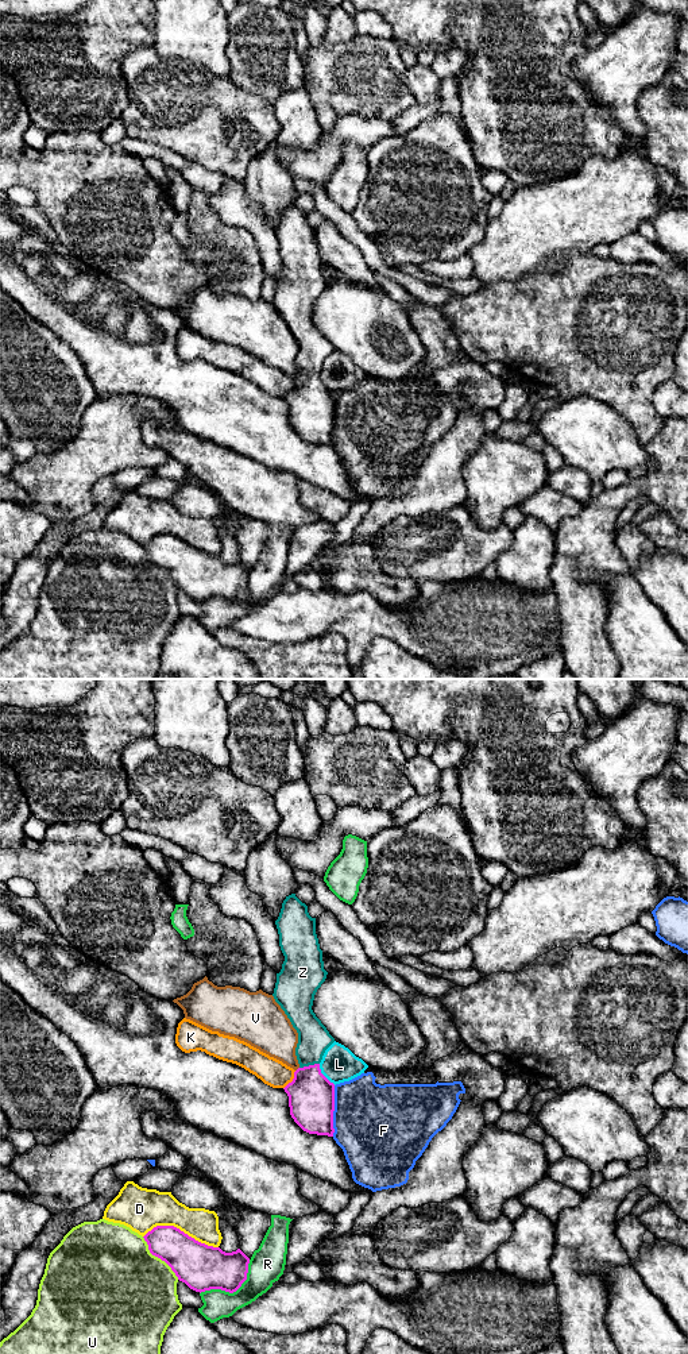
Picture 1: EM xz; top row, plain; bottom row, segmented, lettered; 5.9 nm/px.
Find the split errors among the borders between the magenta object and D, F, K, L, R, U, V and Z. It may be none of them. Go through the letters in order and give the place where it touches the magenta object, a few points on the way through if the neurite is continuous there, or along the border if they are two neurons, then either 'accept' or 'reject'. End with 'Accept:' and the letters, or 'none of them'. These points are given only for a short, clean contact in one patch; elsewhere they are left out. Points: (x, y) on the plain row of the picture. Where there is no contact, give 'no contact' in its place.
D: meets magenta in xz at (180, 539); reject
F: meets magenta in xz at (333, 419); reject
K: meets magenta in xz at (293, 389); border along xz (296, 380), (292, 389), (283, 397); reject
L: meets magenta in xz at (323, 384); border along xz (319, 373), (320, 380), (335, 393); reject
R: meets magenta in xz at (232, 601); reject
U: meets magenta in xz at (158, 566); reject
V: meets magenta in xz at (297, 378); border along xz (298, 375), (296, 380); reject
Z: meets magenta in xz at (309, 374); runs through xz (310, 404), (309, 374), (309, 358), (313, 347); accept
Accept: Z

